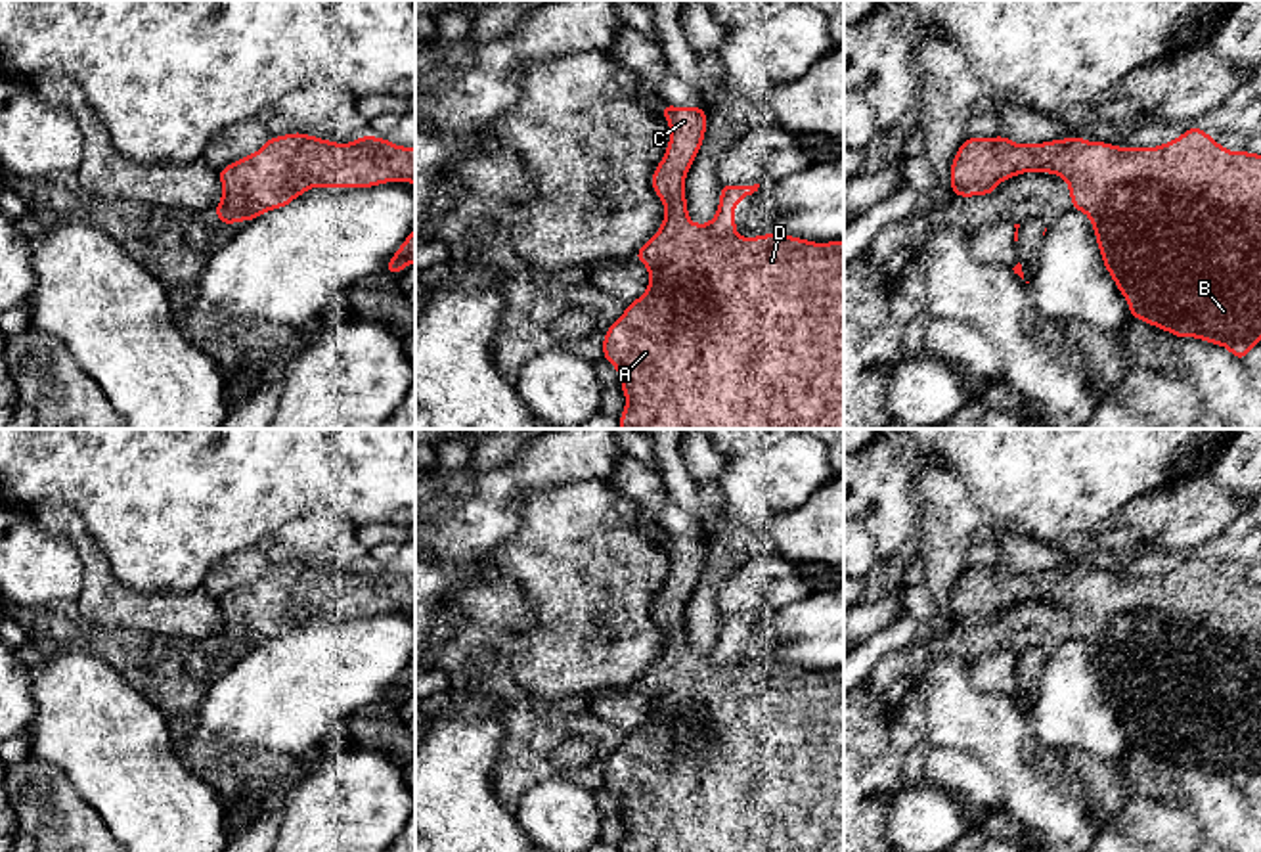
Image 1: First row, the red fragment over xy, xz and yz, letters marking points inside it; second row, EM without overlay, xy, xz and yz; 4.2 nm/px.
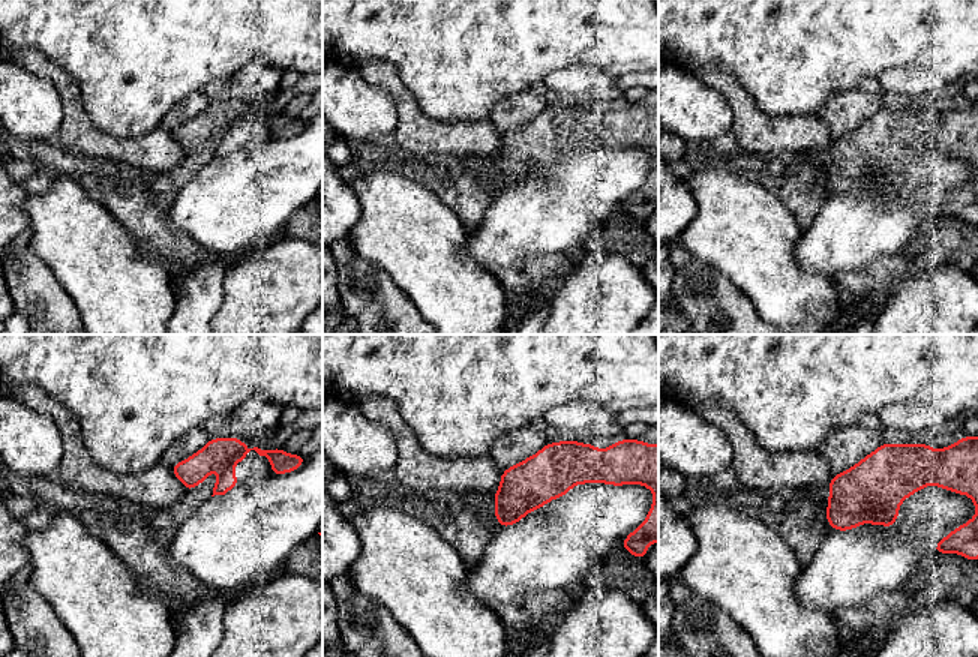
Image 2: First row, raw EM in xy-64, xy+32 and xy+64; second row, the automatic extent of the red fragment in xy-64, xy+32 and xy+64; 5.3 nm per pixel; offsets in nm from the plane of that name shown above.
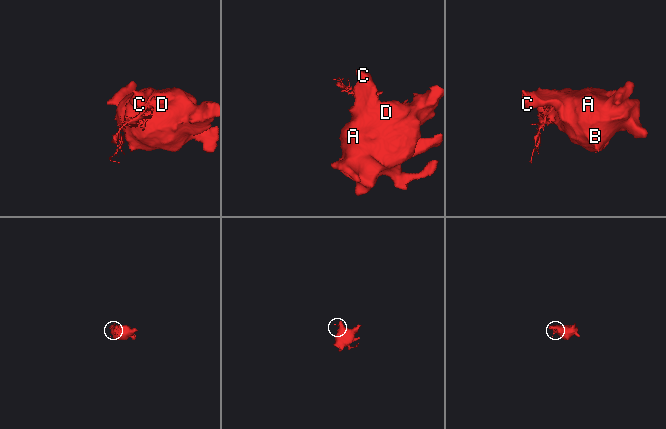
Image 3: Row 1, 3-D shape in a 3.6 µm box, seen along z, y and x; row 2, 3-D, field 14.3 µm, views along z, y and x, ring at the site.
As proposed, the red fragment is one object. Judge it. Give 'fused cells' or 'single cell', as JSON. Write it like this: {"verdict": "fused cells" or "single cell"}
{"verdict": "single cell"}

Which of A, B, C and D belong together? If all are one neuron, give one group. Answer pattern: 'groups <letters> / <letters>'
groups A B C D

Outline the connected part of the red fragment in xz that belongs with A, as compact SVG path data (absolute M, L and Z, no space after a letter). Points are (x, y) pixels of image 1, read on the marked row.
M664 101L662 115L670 124L670 142L662 161L653 172L651 184L654 193L664 201L664 222L633 255L635 260L649 268L649 287L639 299L628 303L626 312L603 337L603 358L616 368L628 400L618 417L620 429L844 429L844 239L813 243L785 234L739 237L733 211L744 197L758 191L760 184L733 186L721 182L716 216L708 224L693 224L685 199L685 176L706 136L706 109L674 107Z

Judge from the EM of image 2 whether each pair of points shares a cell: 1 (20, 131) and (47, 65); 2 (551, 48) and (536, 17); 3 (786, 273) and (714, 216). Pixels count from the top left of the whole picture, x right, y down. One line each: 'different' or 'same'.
1: different
2: same
3: same

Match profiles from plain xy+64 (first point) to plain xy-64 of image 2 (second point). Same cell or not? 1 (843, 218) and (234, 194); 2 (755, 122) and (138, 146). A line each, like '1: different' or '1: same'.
1: same
2: same

